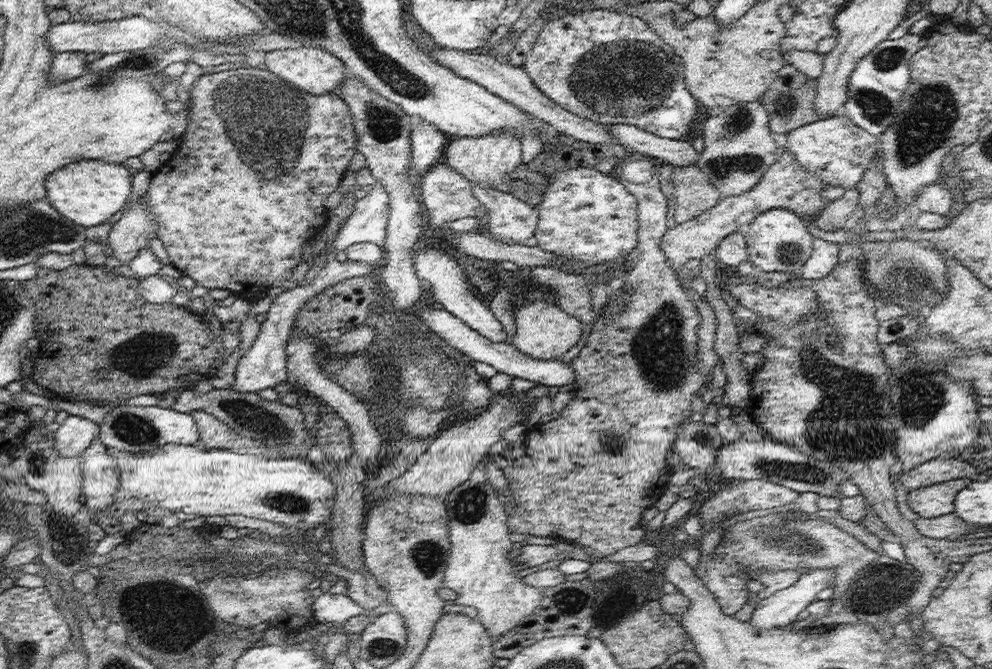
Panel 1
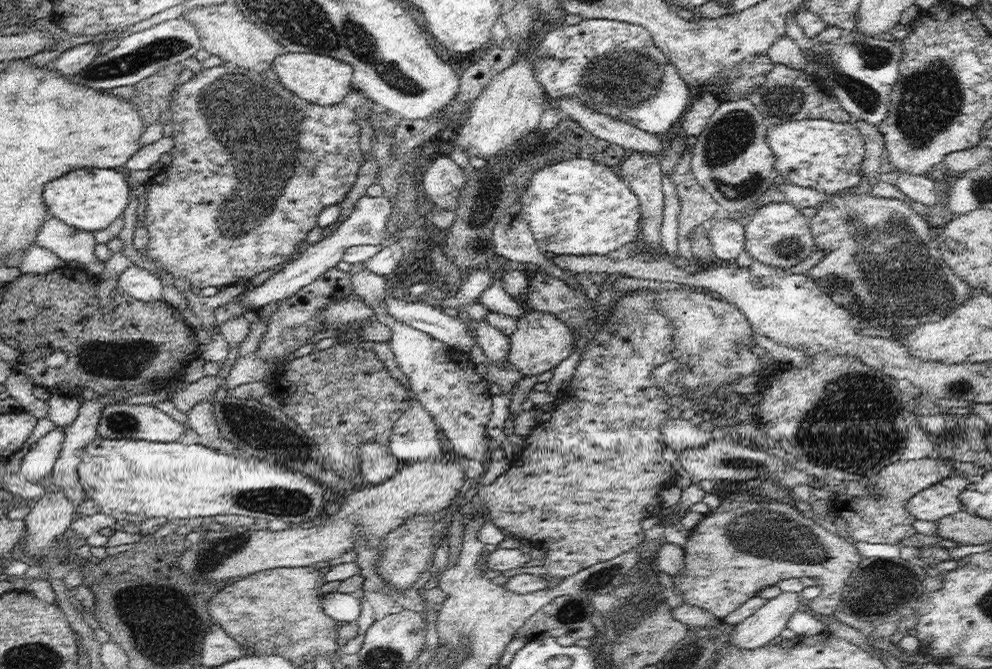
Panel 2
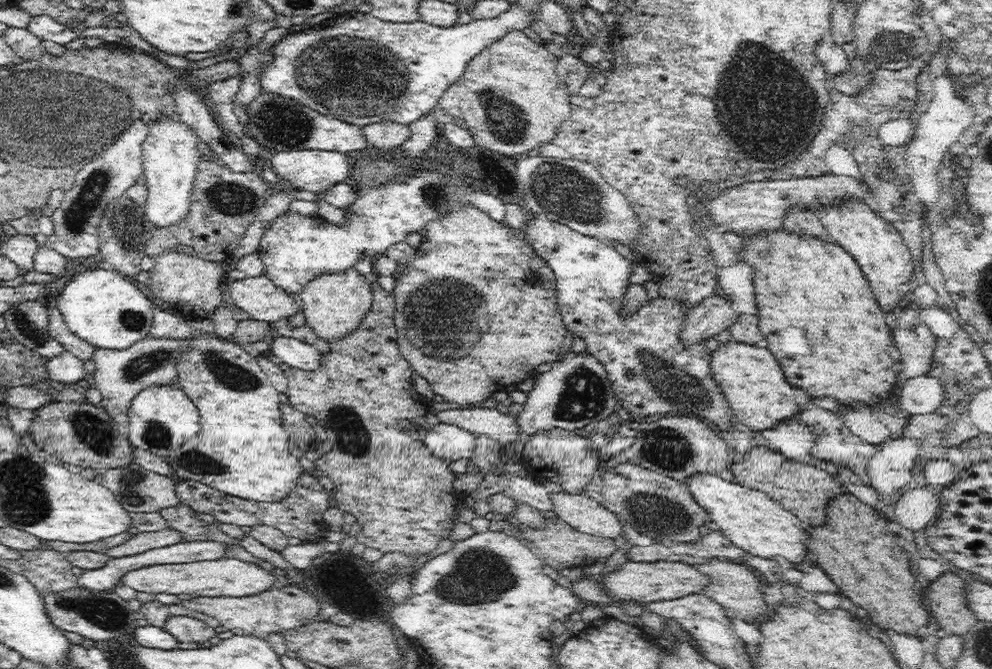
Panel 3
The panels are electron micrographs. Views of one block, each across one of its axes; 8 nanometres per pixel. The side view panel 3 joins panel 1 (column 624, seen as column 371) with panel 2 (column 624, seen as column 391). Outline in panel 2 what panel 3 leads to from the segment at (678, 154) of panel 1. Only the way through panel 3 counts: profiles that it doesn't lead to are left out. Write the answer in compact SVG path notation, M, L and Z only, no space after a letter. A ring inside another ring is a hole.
M574 96L558 98L556 104L563 114L578 122L582 128L596 138L602 138L602 140L617 144L626 150L647 152L652 155L663 149L661 139L657 138L655 134L635 127L628 121L596 112Z

